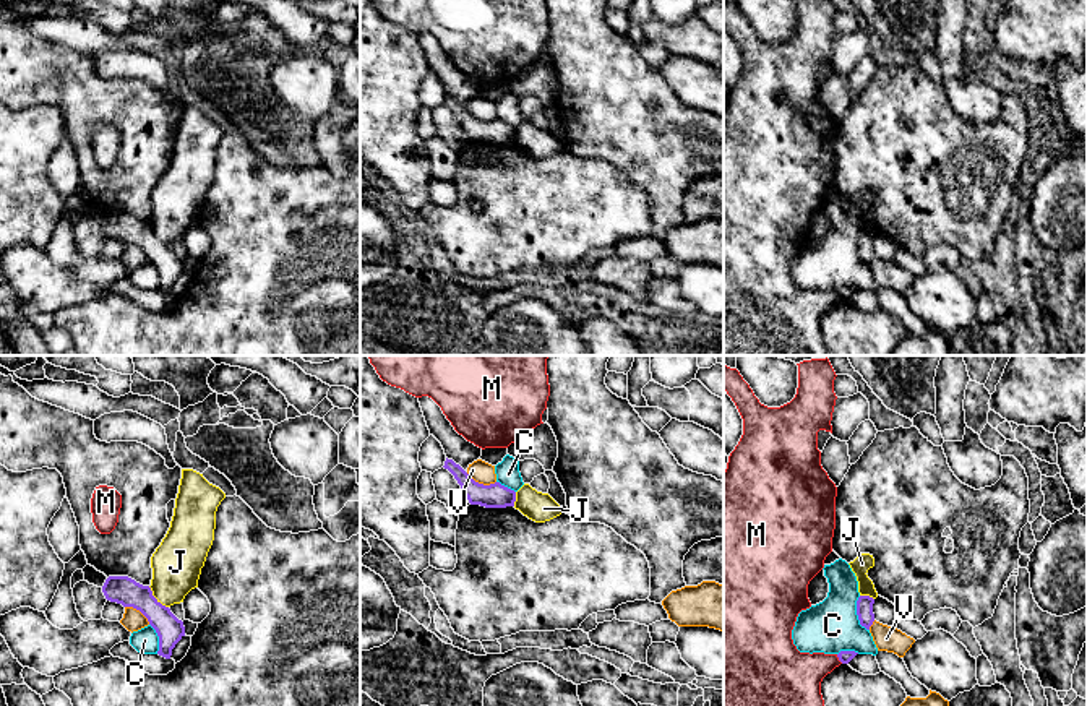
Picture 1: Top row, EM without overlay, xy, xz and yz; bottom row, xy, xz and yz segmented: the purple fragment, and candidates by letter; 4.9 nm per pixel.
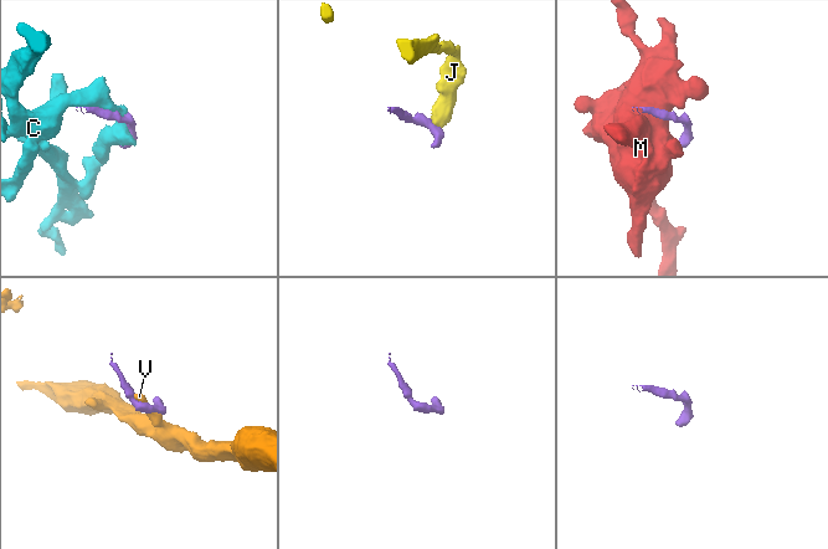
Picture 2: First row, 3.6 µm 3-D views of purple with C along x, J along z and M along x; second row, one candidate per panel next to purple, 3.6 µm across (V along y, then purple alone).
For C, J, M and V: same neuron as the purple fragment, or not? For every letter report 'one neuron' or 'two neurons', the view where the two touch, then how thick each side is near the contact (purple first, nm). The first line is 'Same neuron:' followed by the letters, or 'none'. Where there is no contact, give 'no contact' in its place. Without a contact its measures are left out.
Same neuron: none
C: two neurons; meets purple in yz; 80 nm thick on the purple side, 260 nm on the other
J: two neurons; meets purple in xy; 140 nm thick on the purple side, 240 nm on the other
M: two neurons; meets purple in yz; 60 nm thick on the purple side, 280 nm on the other
V: two neurons; meets purple in xz; 130 nm thick on the purple side, 110 nm on the other

